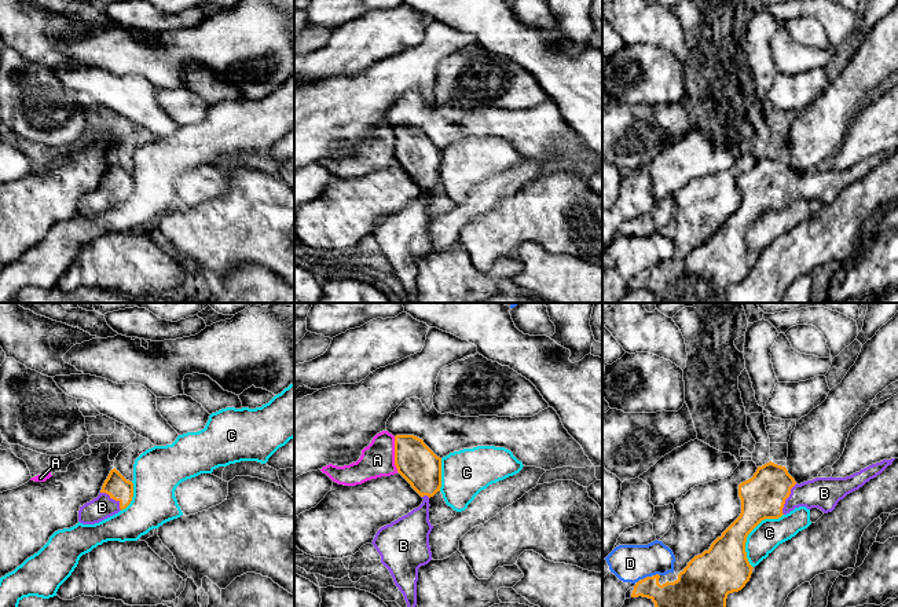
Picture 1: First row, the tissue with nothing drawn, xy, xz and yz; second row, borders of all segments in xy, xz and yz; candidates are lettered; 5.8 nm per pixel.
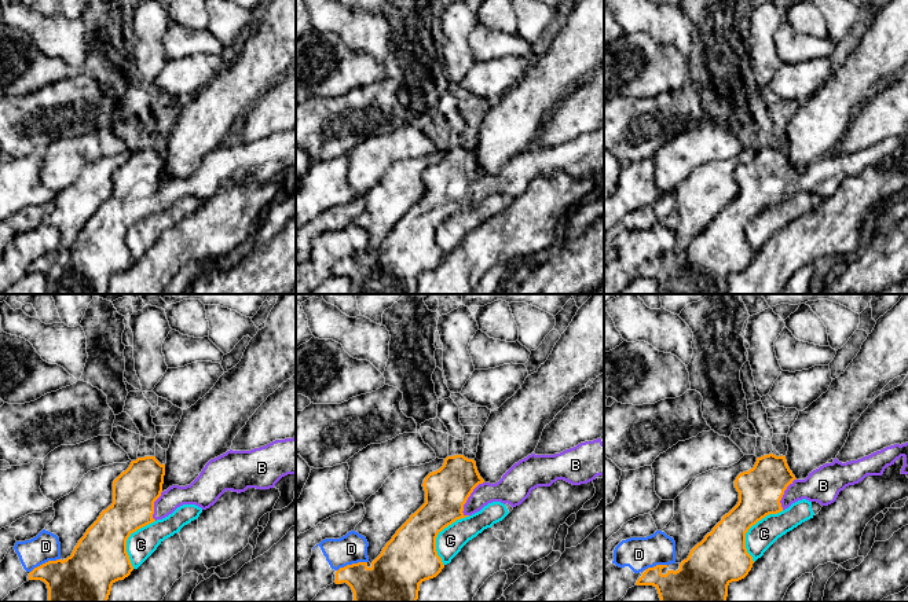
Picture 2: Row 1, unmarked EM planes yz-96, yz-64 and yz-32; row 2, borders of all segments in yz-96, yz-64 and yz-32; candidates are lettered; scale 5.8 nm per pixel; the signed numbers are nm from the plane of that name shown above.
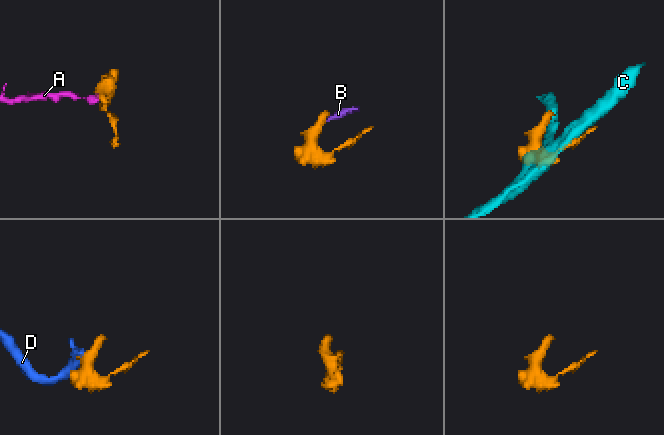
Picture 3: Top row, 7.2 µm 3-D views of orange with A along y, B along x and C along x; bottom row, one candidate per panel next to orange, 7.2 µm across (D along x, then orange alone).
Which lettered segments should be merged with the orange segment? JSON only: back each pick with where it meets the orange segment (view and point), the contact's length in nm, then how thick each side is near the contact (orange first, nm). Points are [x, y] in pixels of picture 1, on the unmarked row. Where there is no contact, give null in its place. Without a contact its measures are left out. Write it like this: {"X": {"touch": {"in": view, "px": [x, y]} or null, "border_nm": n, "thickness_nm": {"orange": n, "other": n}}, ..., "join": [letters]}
{"B": {"touch": {"in": "yz", "px": [787, 189]}, "border_nm": 200, "thickness_nm": {"orange": 260, "other": 190}}, "join": ["B"]}

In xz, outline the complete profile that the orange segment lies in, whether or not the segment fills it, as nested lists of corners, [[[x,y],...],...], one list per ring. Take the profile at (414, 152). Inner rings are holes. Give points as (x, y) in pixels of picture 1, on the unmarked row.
[[[396,127],[395,157],[424,193],[407,206],[381,219],[371,235],[403,285],[408,303],[415,303],[418,260],[432,252],[429,190],[441,179],[441,150],[422,131]]]

